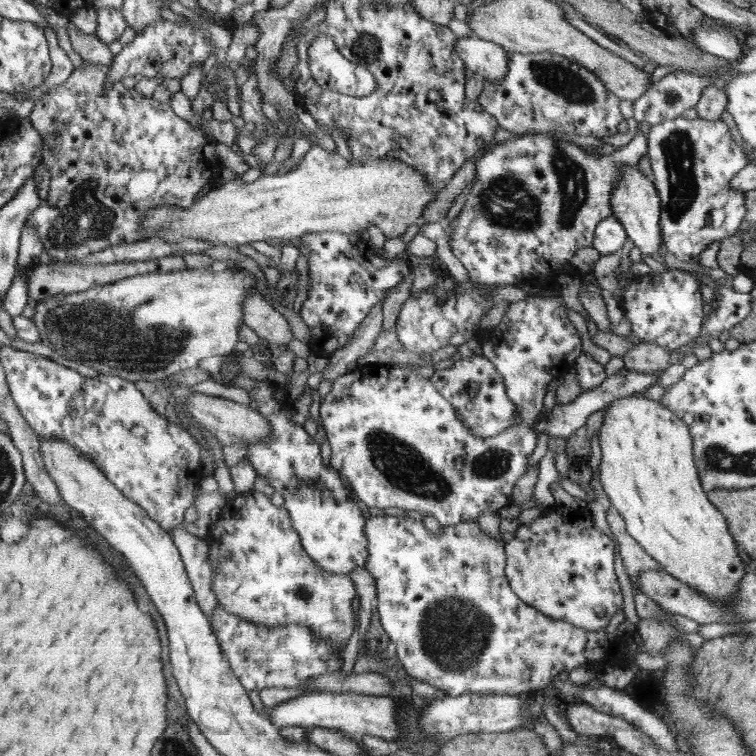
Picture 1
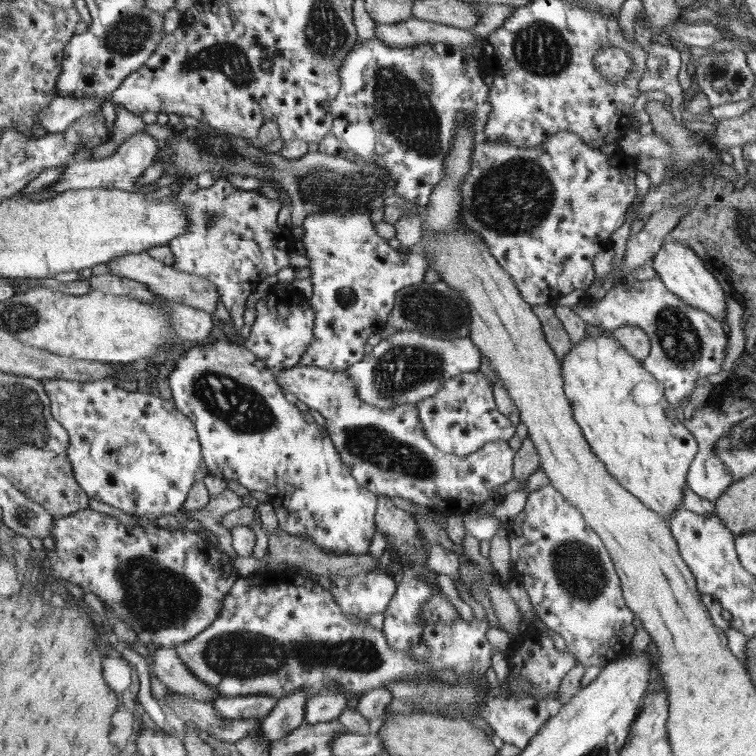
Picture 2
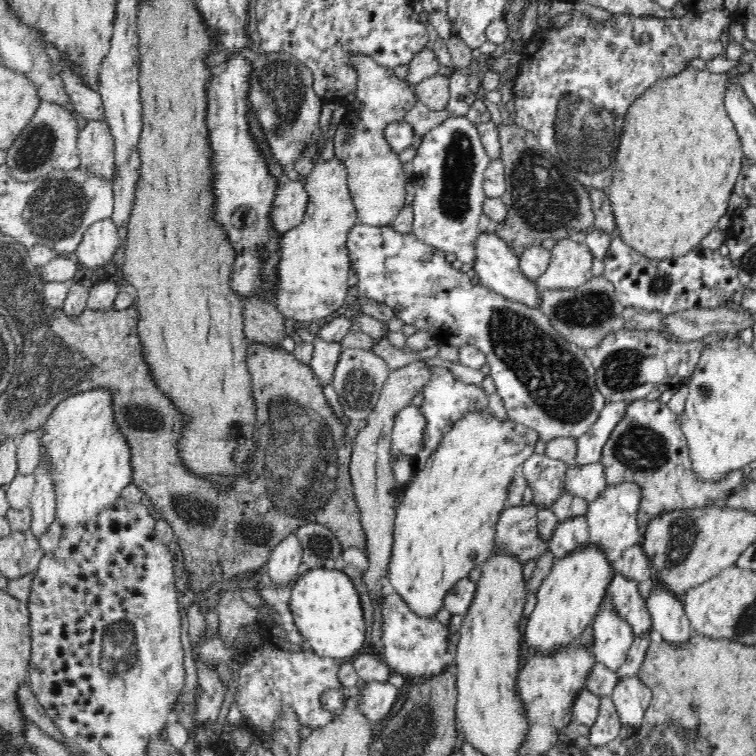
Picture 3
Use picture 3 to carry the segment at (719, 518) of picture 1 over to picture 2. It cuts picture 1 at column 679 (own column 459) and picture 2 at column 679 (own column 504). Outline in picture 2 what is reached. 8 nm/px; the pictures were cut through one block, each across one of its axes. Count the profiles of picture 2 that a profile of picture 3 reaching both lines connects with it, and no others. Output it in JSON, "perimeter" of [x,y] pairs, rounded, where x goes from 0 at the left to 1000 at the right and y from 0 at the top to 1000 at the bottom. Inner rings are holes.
{"perimeter":[[[779,435],[776,442],[772,443],[763,455],[758,454],[754,458],[755,463],[742,474],[742,501],[745,505],[745,520],[750,532],[753,532],[753,538],[755,538],[755,546],[758,546],[758,557],[769,567],[772,581],[784,597],[784,601],[799,614],[803,624],[807,627],[808,632],[821,643],[827,649],[832,651],[837,657],[844,659],[858,675],[865,675],[873,685],[884,688],[893,673],[898,673],[899,661],[903,656],[903,646],[907,644],[907,622],[911,619],[911,612],[917,608],[919,599],[922,598],[922,589],[918,577],[903,565],[903,561],[896,556],[893,549],[893,542],[885,538],[885,532],[878,525],[877,512],[866,504],[866,500],[861,495],[856,493],[849,487],[847,479],[832,471],[829,466],[824,463],[824,459],[819,456],[816,448],[810,444],[806,439],[798,439],[795,437]]]}

